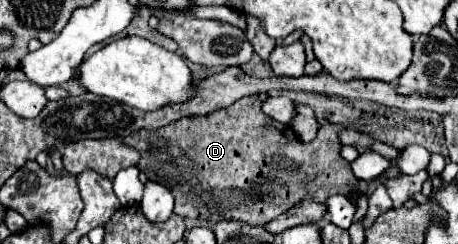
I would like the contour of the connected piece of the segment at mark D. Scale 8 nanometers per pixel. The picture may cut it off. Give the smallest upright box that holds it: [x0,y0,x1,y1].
[123,95,359,225]

